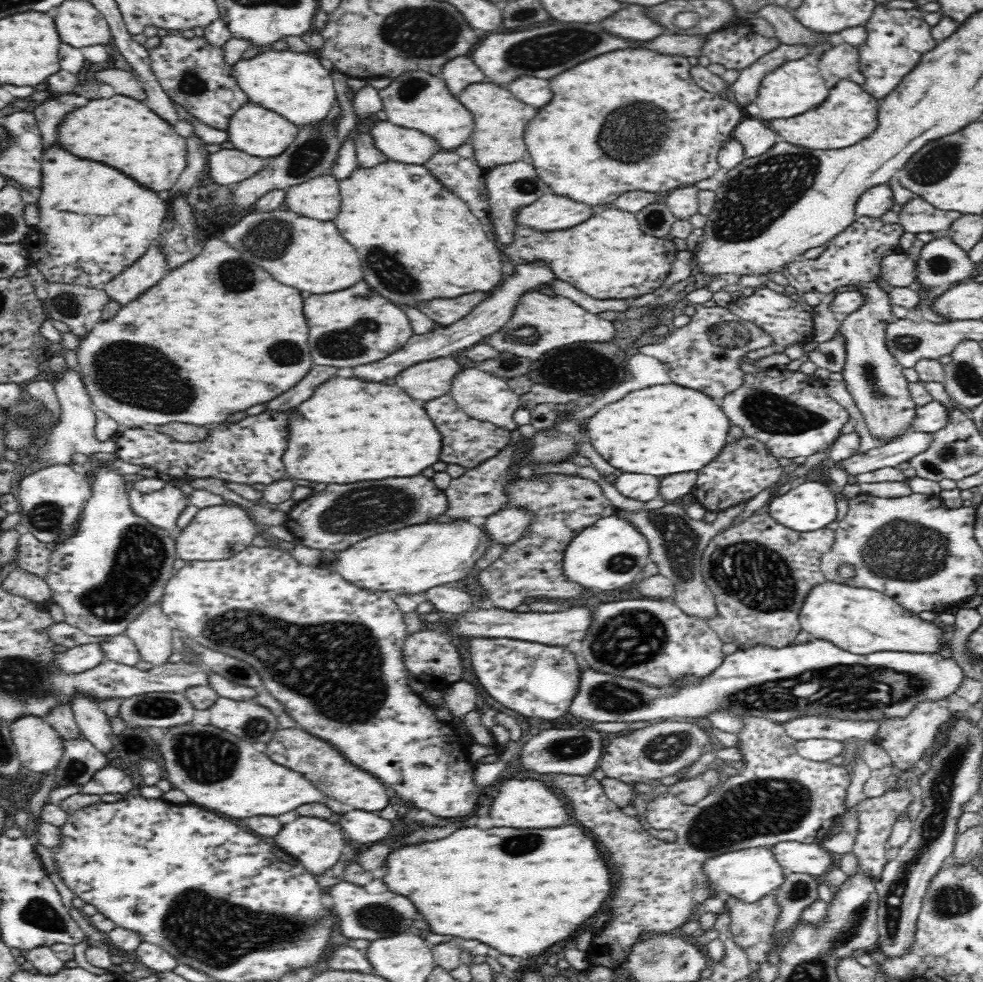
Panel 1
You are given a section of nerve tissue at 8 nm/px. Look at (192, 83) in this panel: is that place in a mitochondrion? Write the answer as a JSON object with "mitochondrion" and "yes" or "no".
{"mitochondrion":"yes"}

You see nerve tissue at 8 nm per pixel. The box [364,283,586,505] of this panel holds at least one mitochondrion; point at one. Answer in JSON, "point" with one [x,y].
{"point":[525,336]}

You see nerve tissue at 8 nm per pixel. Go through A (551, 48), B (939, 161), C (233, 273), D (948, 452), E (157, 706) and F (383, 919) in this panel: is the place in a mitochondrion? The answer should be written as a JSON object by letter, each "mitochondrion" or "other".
{"A":"mitochondrion","B":"mitochondrion","C":"mitochondrion","D":"mitochondrion","E":"mitochondrion","F":"mitochondrion"}

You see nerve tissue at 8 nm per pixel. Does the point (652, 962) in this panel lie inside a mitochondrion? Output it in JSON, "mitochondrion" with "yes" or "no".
{"mitochondrion":"yes"}

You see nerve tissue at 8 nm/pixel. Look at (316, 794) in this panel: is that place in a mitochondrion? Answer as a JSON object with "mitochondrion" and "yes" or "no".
{"mitochondrion":"no"}

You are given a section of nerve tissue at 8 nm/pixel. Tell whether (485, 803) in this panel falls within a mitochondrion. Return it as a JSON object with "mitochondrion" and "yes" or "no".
{"mitochondrion":"no"}

